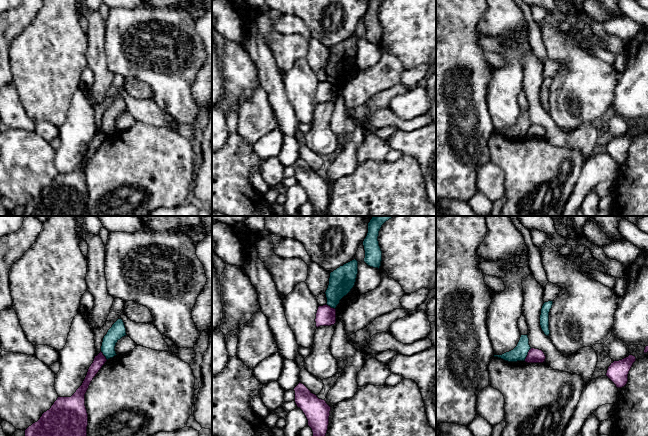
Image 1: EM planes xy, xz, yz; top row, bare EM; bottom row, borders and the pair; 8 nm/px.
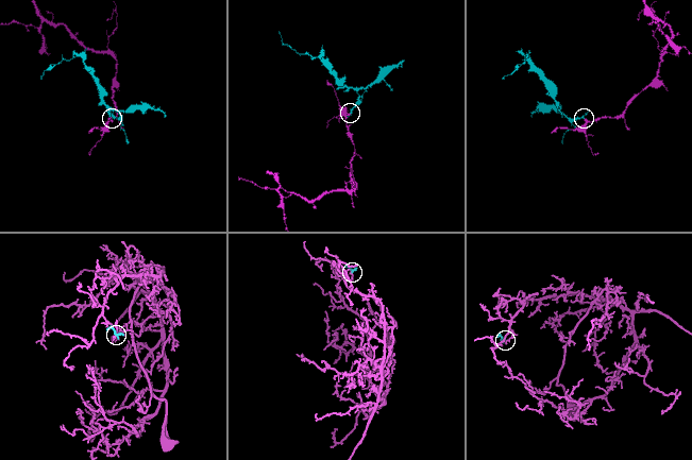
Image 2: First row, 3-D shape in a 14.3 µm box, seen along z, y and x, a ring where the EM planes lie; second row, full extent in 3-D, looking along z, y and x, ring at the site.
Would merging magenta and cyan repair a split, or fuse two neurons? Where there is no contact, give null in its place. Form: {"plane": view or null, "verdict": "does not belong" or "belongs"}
{"plane": "yz", "verdict": "does not belong"}

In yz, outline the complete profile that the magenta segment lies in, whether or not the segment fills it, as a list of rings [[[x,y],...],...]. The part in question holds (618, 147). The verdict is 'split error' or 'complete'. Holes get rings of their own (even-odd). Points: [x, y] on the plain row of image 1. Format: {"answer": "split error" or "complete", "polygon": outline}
{"answer": "complete", "polygon": [[[629,131],[628,133],[614,137],[608,143],[606,152],[616,161],[617,164],[625,163],[628,158],[628,150],[636,137],[636,133],[633,131]]]}

